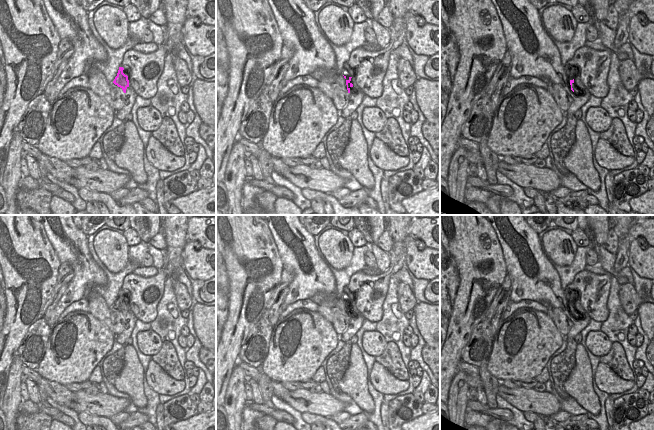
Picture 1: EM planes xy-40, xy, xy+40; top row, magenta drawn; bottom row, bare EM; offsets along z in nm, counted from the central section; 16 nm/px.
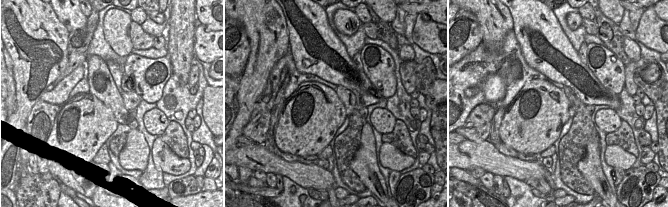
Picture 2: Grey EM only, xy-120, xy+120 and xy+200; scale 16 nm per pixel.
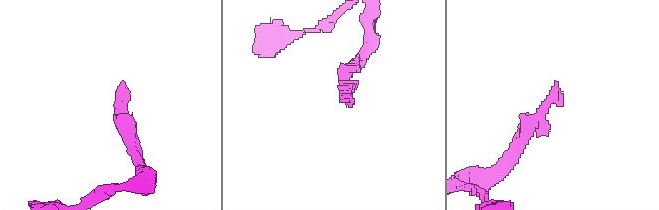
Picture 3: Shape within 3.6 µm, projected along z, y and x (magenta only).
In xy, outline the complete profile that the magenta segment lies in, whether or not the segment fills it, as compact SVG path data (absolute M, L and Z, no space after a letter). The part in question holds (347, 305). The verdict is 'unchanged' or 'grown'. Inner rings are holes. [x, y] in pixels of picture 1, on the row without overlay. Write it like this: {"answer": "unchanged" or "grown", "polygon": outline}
{"answer": "grown", "polygon": "M345 286L345 287L343 288L342 300L346 303L347 314L348 314L348 317L350 317L350 312L348 311L348 308L350 307L351 302L355 300L355 295L354 295L354 293L348 288L348 286Z"}

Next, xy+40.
{"answer": "grown", "polygon": "M573 283L569 284L565 289L566 298L570 303L571 314L574 316L572 312L572 308L574 307L575 300L579 297L578 289L574 286Z"}

